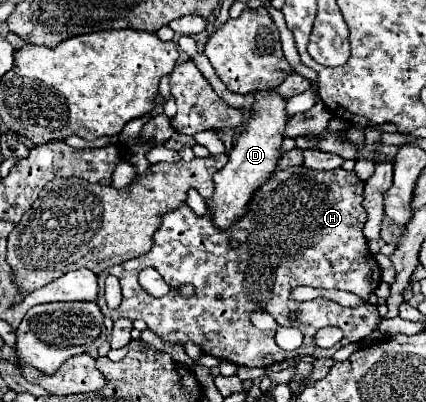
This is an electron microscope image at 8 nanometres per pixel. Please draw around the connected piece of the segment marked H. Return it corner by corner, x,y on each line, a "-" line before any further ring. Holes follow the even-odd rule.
305,166
297,168
287,168
287,170
277,170
269,178
269,184
259,188
253,194
253,200
249,202
249,214
245,220
239,220
233,224
233,228
225,232
217,232
213,228
213,222
209,220
209,214
205,216
195,216
193,210
183,204
181,208
169,212
163,218
163,224
153,236
153,248
149,254
127,260
123,264
111,266
105,272
99,274
99,300
97,306
101,308
103,316
111,318
113,322
119,318
129,318
137,320
141,318
149,330
153,330
161,340
173,342
173,344
185,344
185,342
195,342
205,354
217,356
221,360
239,364
239,366
271,366
275,362
283,362
295,356
307,356
313,354
317,358
331,358
339,348
359,342
367,338
371,332
377,330
379,324
379,312
377,306
371,304
361,304
357,308
343,308
337,302
329,302
325,298
315,298
311,302
291,302
289,294
297,286
313,286
313,288
335,288
335,290
345,290
353,292
359,296
363,302
367,302
369,294
381,284
381,268
375,262
373,254
369,252
367,240
363,236
363,224
367,222
367,212
363,210
363,182
355,176
355,172
345,172
343,168
337,168
333,172
309,172
-
143,268
155,268
163,280
169,284
169,294
163,298
153,298
149,296
137,282
137,276
-
113,274
119,278
121,284
121,306
117,310
111,310
105,302
105,278
-
183,284
191,284
195,288
193,296
181,296
179,288
-
253,310
267,310
273,314
279,326
293,326
299,328
303,334
303,346
285,352
277,346
275,342
275,330
263,332
257,330
249,322
249,314
-
291,310
299,312
299,318
291,322
287,314
-
325,326
339,326
343,330
343,338
333,346
333,348
319,348
313,344
317,328

